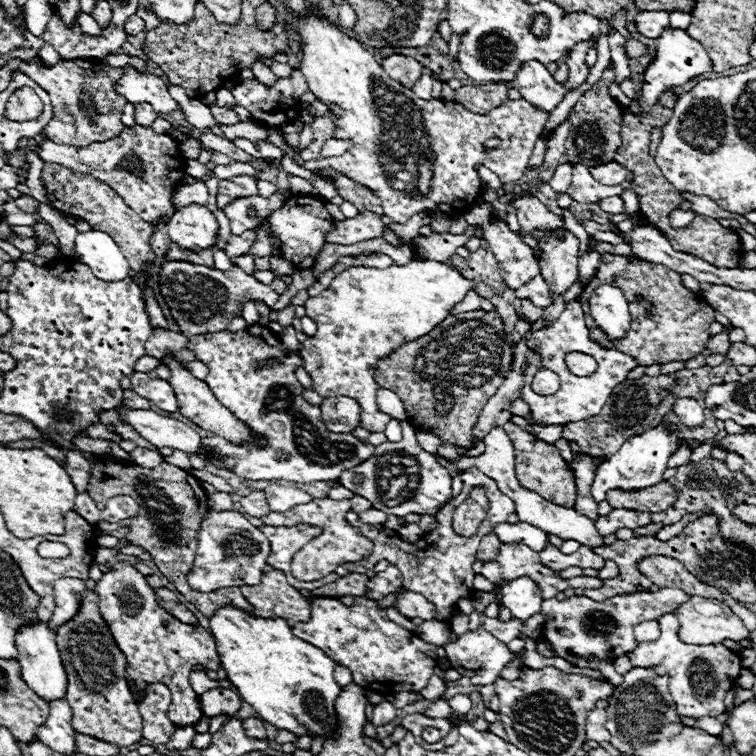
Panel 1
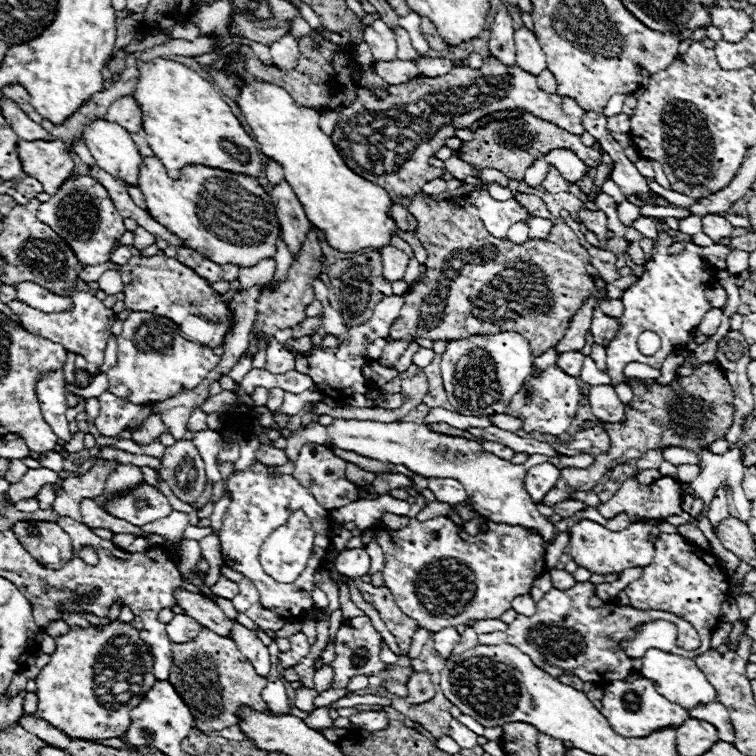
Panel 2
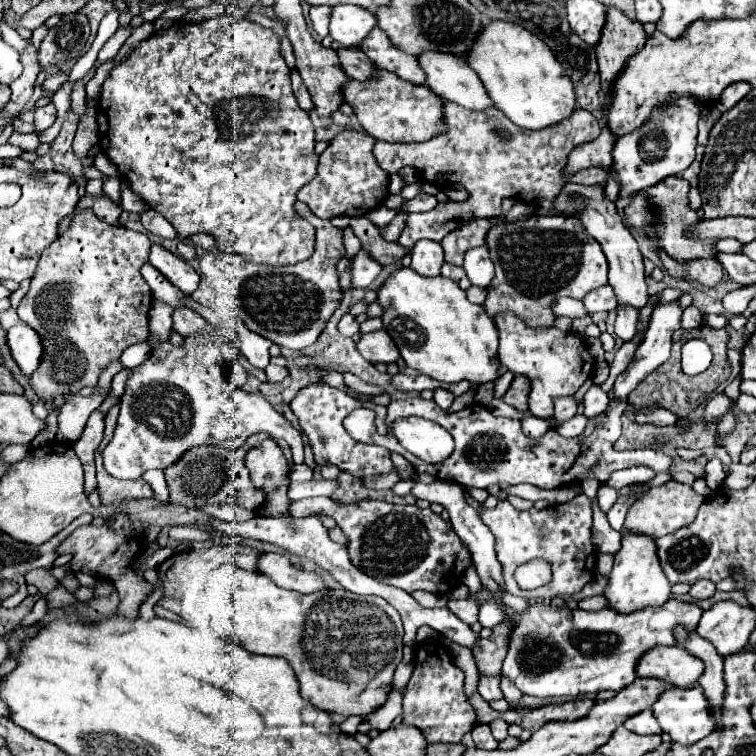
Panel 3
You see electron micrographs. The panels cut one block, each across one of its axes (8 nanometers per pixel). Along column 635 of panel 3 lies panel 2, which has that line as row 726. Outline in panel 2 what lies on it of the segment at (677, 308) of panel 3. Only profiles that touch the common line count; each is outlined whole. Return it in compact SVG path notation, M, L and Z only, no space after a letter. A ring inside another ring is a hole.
M368 710L368 712L358 712L354 716L350 716L350 722L360 728L360 730L368 730L368 732L376 732L376 730L384 730L388 728L388 716L382 710Z

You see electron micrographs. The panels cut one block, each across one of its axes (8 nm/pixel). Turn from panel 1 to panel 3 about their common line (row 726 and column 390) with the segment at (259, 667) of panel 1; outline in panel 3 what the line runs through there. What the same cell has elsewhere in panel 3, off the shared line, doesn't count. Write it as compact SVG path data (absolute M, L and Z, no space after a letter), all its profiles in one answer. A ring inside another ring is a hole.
M400 268L394 272L378 290L378 302L384 308L384 330L392 336L396 342L402 360L418 370L420 374L426 374L434 380L456 384L462 380L468 380L470 384L486 384L494 382L498 378L498 366L494 360L498 358L498 330L490 316L486 316L486 310L478 304L468 302L466 292L454 284L452 280L444 276L436 278L424 278L416 274L412 268Z

